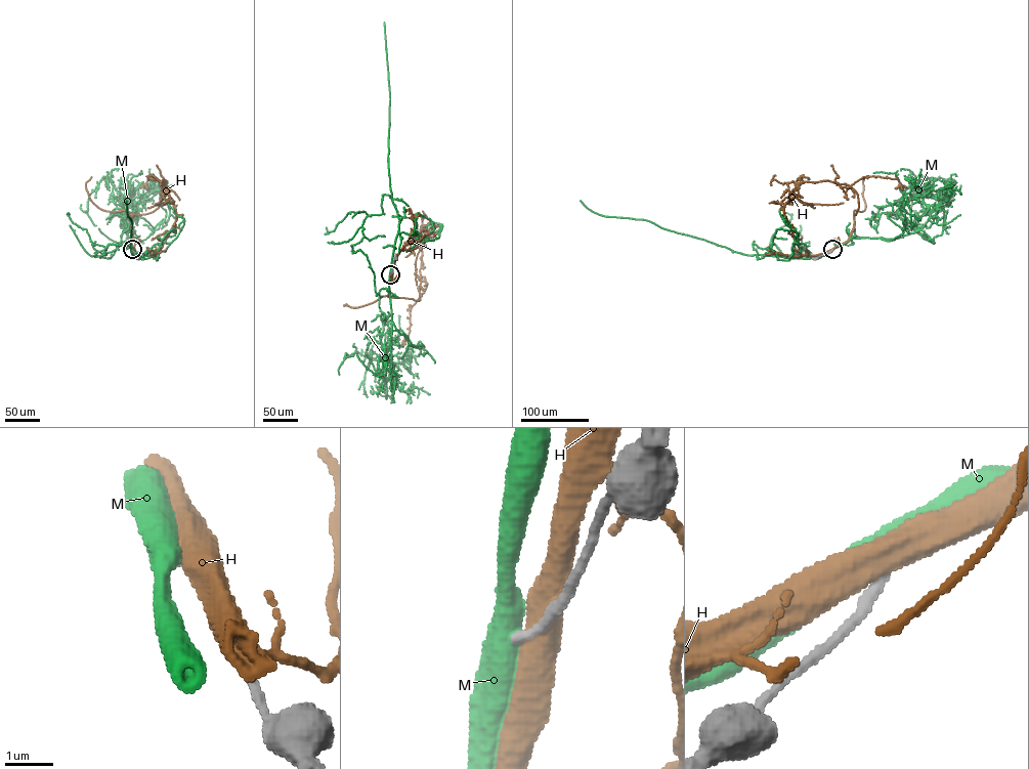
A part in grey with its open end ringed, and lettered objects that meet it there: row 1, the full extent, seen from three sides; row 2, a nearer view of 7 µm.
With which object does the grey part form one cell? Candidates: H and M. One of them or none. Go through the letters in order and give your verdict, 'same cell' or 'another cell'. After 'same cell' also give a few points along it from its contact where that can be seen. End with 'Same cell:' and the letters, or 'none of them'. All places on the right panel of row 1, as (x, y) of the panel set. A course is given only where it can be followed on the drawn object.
H: another cell
M: another cell
Same cell: none of them

